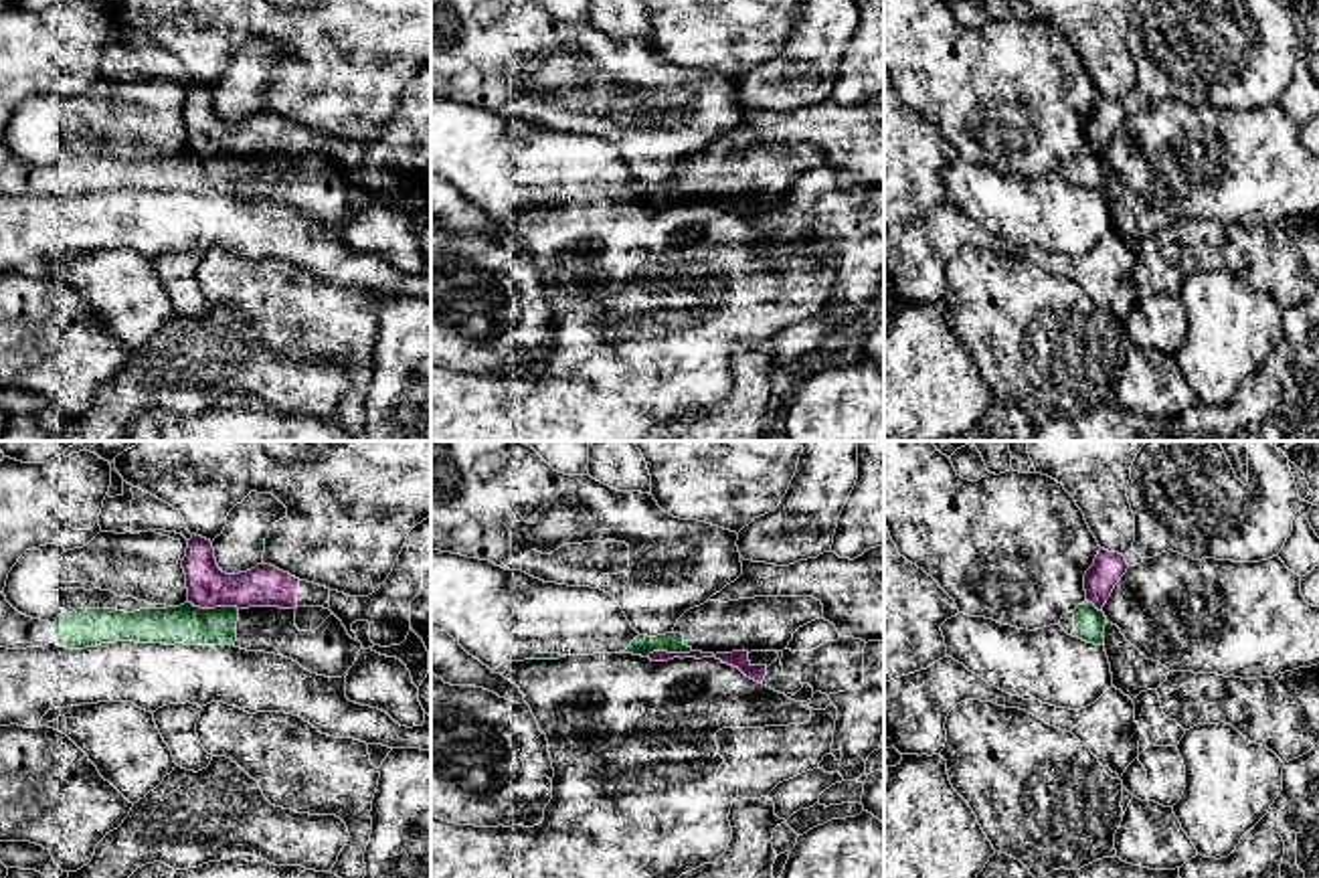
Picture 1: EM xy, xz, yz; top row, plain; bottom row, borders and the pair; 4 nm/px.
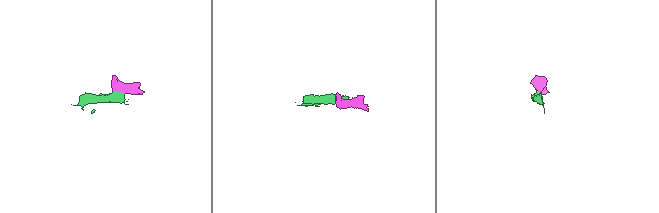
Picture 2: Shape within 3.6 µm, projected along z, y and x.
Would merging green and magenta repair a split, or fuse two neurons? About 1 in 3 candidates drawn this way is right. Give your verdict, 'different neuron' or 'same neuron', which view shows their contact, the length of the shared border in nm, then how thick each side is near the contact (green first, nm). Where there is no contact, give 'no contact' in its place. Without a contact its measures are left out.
different neuron | xy | 200 nm | 160/170 nm

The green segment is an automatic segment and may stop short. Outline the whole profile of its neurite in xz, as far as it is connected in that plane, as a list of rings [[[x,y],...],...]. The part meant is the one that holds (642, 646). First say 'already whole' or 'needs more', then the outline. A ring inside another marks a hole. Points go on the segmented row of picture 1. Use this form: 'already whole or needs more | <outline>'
needs more | [[[755,597],[738,601],[708,601],[686,611],[672,633],[639,635],[625,651],[647,657],[668,653],[732,653],[783,651],[793,633],[823,617],[821,601],[813,597]]]

